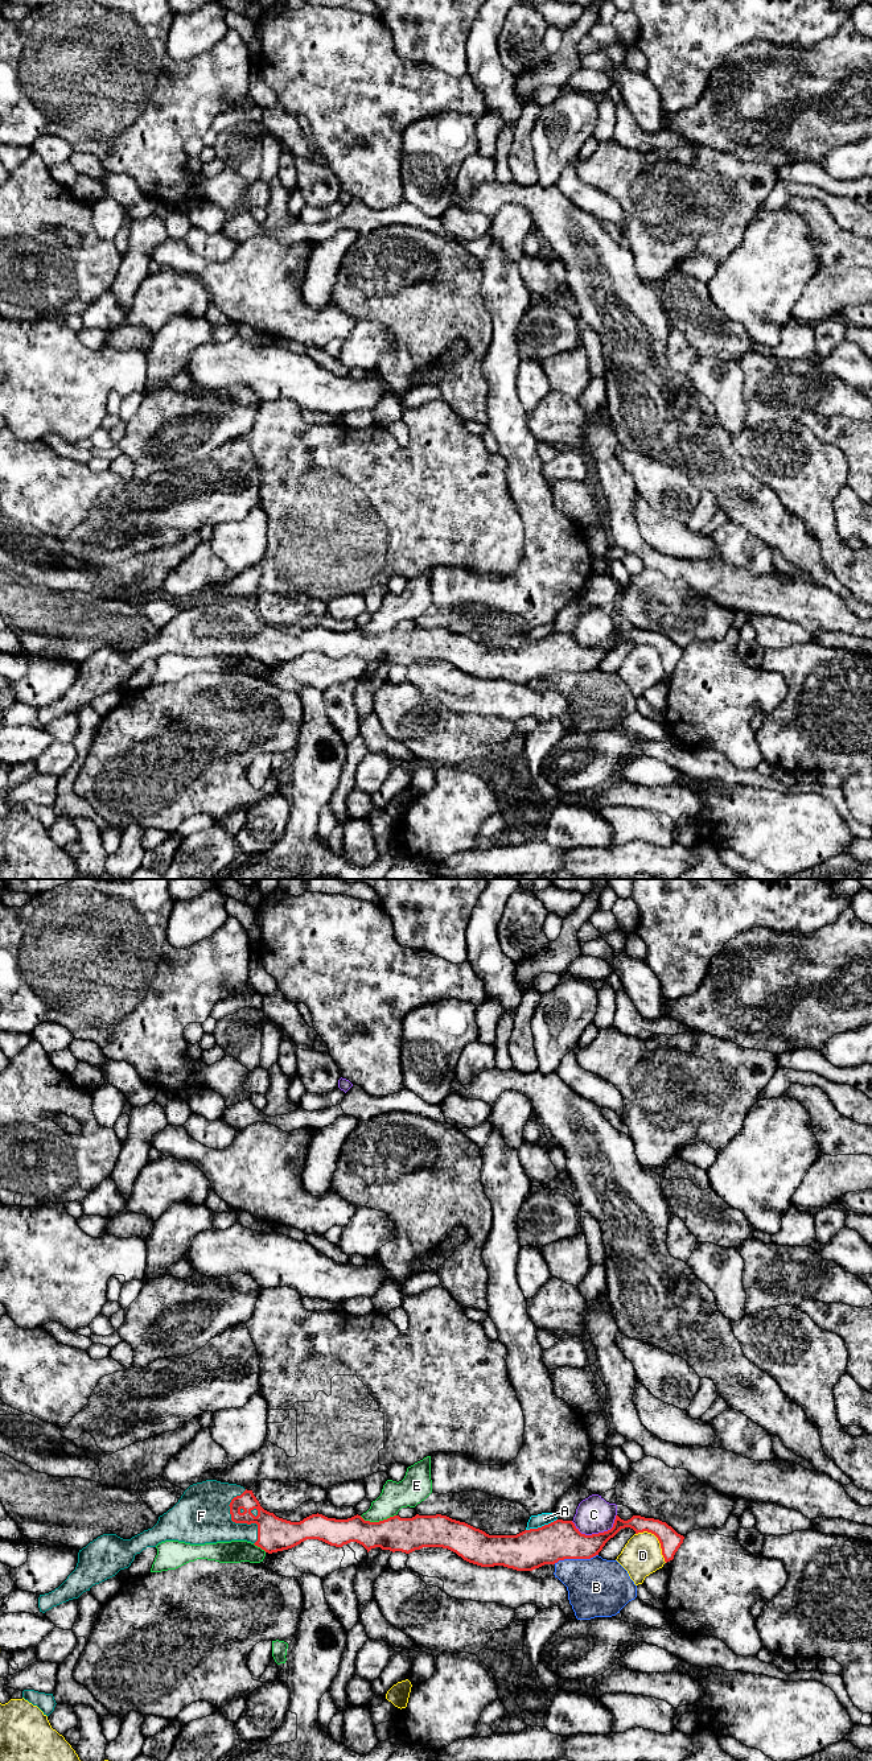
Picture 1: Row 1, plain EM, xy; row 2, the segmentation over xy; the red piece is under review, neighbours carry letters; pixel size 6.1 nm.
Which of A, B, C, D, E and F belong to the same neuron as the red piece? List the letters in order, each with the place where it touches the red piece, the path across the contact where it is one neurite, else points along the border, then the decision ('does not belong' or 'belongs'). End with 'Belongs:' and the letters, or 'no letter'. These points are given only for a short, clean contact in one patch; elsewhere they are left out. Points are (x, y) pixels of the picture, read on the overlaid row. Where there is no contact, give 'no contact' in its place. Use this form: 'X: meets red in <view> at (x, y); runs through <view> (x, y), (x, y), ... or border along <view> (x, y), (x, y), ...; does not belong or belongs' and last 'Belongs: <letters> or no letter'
A: meets red in xy at (542, 1526); does not belong
B: meets red in xy at (575, 1558); border along xy (597, 1554), (589, 1558), (564, 1558), (554, 1563); does not belong
C: meets red in xy at (596, 1534); does not belong
D: meets red in xy at (658, 1539); does not belong
E: meets red in xy at (377, 1522); does not belong
F: meets red in xy at (237, 1522); belongs
Belongs: F

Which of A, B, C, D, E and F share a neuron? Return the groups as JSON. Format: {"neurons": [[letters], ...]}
{"neurons": [["A", "B"], ["C"], ["D"], ["E"], ["F"]]}

